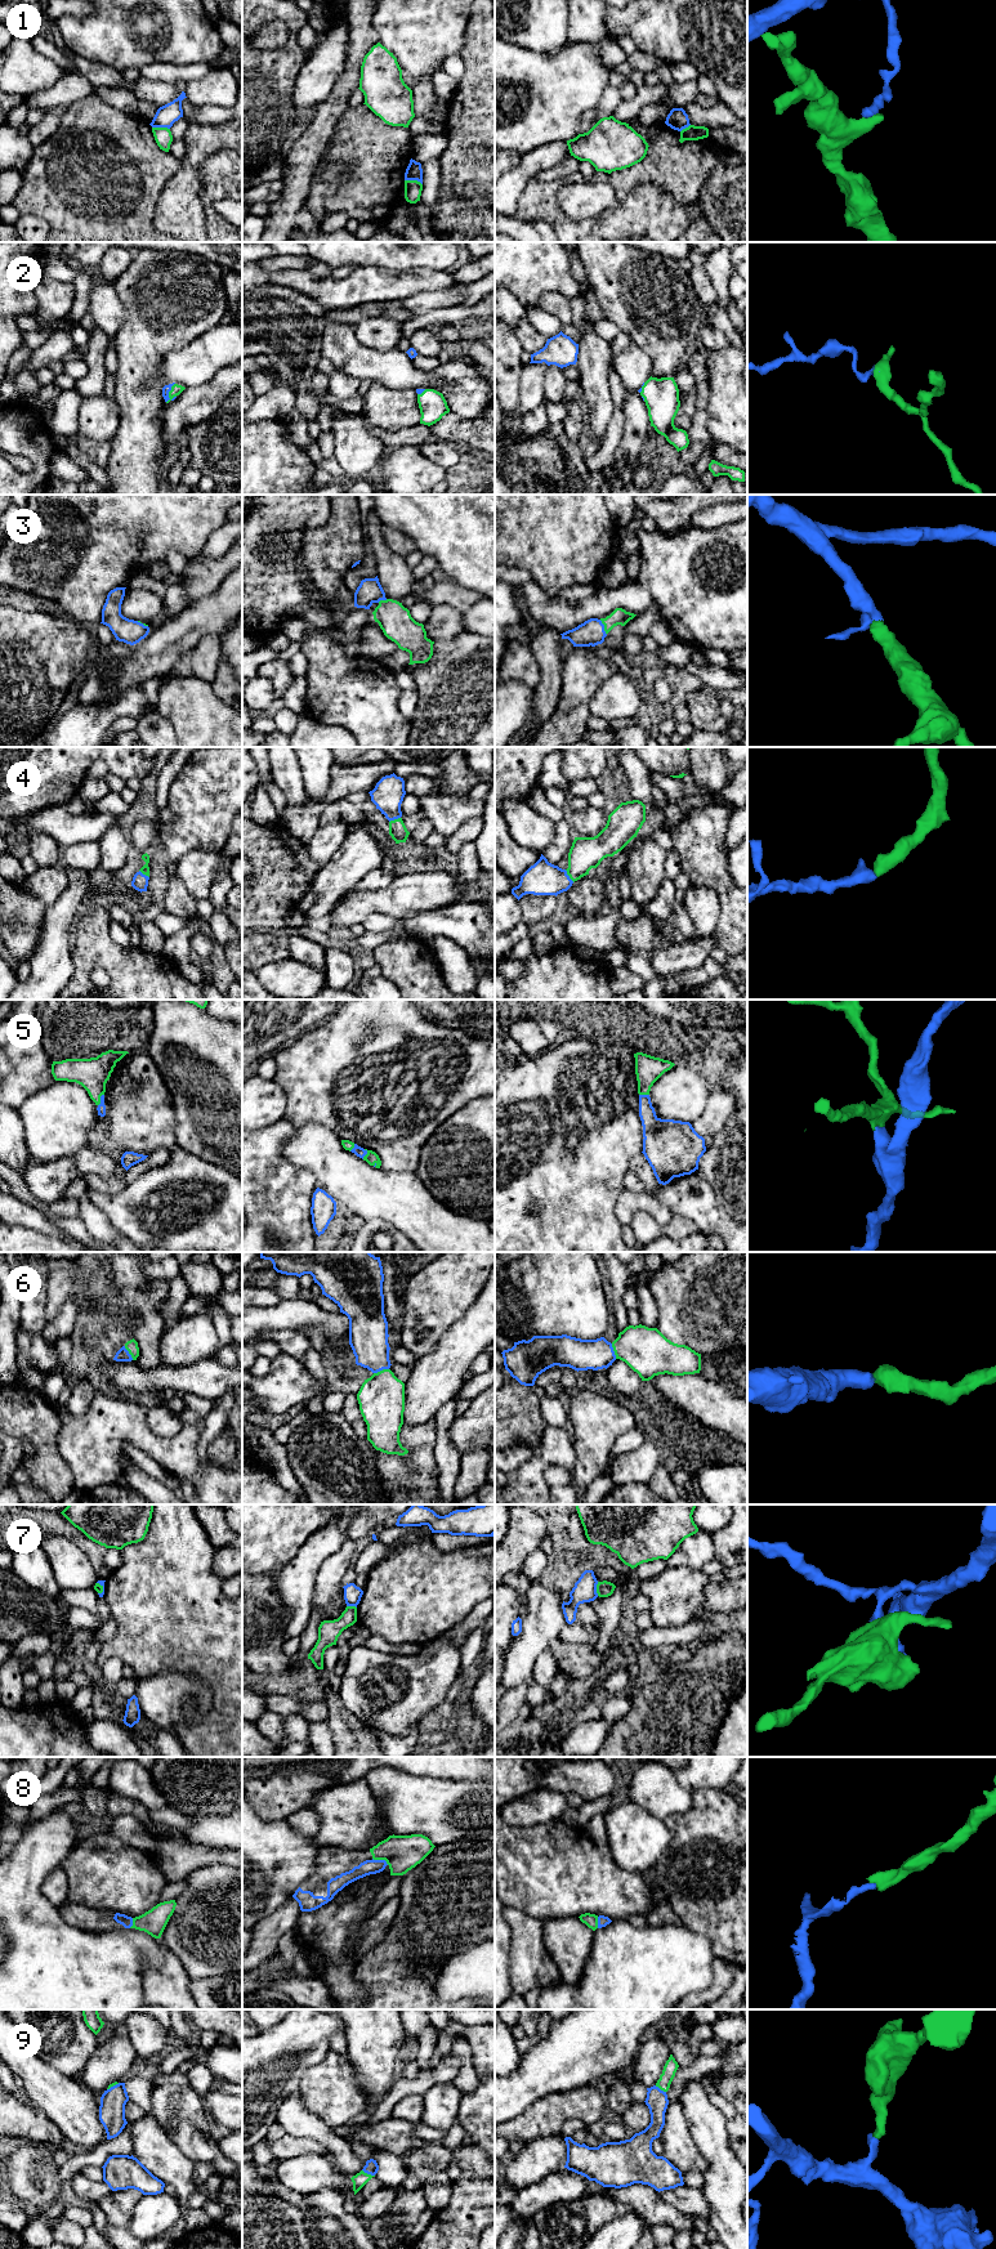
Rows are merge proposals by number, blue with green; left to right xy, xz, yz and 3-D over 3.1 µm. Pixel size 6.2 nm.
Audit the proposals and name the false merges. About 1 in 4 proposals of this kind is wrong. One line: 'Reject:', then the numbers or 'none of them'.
Reject: 1, 7

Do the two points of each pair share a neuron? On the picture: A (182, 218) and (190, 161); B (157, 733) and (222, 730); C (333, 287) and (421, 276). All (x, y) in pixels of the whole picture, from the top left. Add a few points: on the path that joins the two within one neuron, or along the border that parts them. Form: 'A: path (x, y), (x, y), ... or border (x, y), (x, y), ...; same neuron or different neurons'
A: path (182, 204), (182, 192), (188, 175); same neuron
B: border (155, 710), (172, 724), (175, 733); different neurons
C: path (354, 287), (365, 285), (400, 285); same neuron

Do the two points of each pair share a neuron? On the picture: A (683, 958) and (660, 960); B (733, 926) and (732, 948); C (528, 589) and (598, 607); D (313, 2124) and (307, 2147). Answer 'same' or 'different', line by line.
A: same
B: same
C: same
D: different

